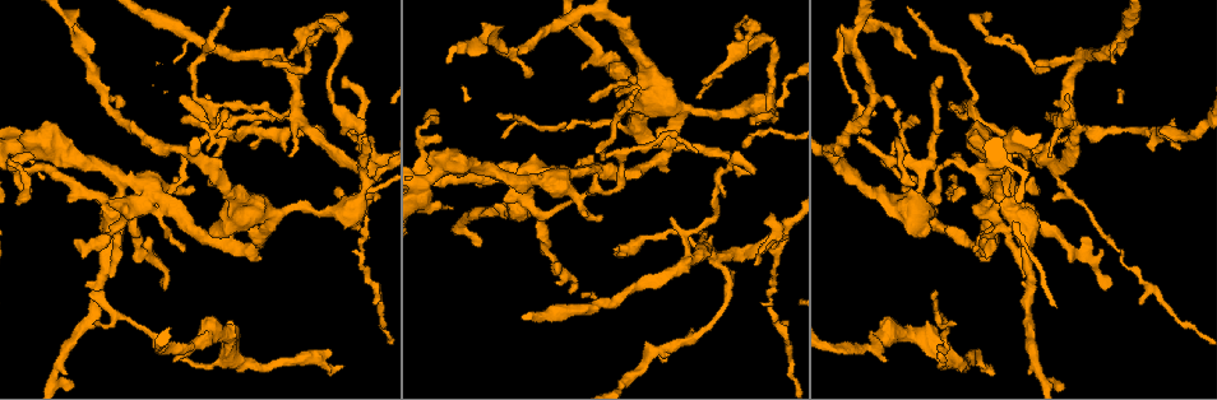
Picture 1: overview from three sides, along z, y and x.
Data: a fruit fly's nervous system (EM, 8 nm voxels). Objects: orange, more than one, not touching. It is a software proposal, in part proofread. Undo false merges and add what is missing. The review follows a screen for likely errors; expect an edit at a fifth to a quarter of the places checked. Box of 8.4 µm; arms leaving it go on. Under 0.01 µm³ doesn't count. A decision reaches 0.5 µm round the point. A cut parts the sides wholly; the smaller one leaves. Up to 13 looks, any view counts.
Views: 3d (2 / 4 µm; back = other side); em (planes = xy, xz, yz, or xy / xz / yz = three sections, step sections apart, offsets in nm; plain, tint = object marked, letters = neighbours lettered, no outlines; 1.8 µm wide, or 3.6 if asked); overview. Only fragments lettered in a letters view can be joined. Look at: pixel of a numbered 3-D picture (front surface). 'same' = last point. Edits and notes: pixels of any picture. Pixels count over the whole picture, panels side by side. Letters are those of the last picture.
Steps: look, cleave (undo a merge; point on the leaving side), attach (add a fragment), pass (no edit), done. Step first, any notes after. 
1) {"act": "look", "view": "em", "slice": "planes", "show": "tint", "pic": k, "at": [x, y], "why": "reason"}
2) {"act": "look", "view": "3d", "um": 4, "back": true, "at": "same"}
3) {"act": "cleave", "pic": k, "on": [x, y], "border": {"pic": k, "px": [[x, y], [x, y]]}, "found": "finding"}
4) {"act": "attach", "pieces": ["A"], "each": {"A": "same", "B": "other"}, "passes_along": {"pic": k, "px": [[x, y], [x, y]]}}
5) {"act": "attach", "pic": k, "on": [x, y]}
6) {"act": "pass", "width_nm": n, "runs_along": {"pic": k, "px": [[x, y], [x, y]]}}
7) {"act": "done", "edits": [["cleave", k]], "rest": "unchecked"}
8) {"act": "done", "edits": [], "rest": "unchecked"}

{"act": "look", "view": "3d", "um": 4, "pic": 1, "at": [994, 240], "why": "branch stops here"}

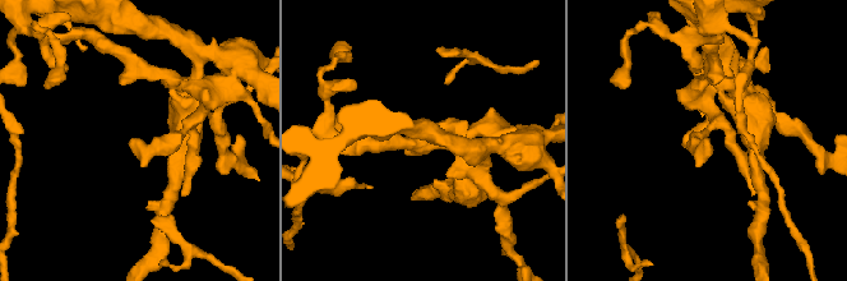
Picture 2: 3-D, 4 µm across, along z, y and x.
{"act": "look", "view": "em", "um": 3.6, "slice": "yz", "step": 16, "show": "letters", "pic": 2, "at": [708, 139], "why": "need the tissue"}

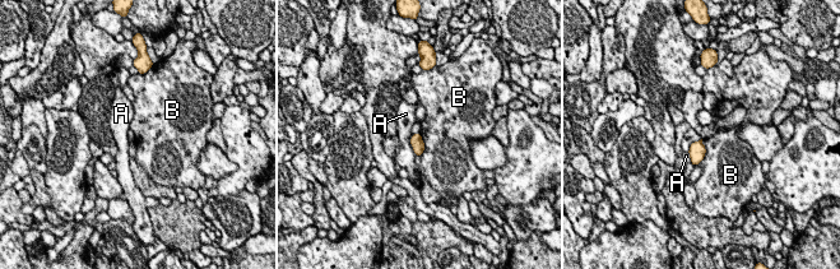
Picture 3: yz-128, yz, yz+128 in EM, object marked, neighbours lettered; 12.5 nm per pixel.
{"act": "look", "view": "em", "um": 3.6, "slice": "planes", "show": "letters", "at": "same"}

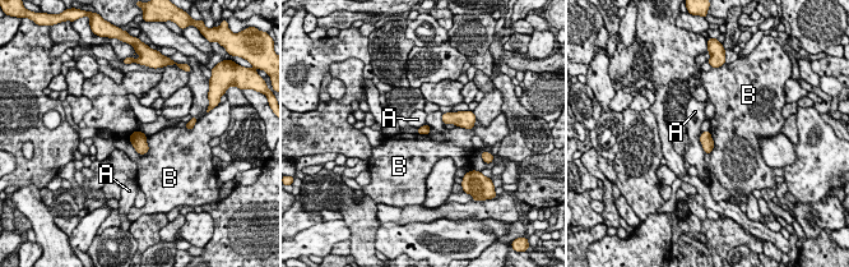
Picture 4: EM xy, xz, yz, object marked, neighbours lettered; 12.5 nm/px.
{"act": "pass", "each": {"A": "other", "B": "other"}, "border": {"pic": 4, "px": [[147, 137], [148, 150], [139, 155]]}, "found": "no lettered fragment goes on from it"}

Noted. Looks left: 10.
{"act": "look", "view": "em", "slice": "xy", "step": 4, "show": "tint", "pic": 1, "at": [563, 176], "why": "sharp bend"}

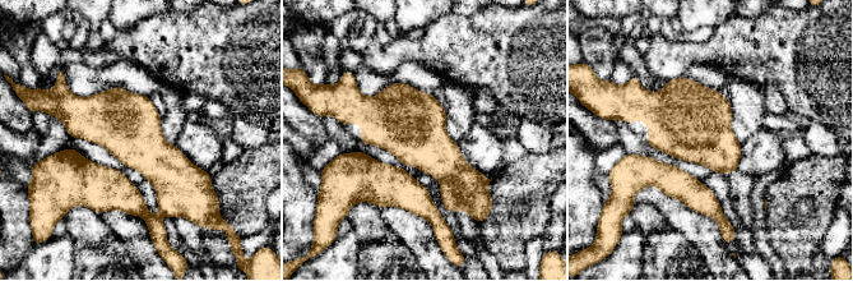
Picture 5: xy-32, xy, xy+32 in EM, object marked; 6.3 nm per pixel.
{"act": "look", "view": "em", "slice": "xz", "step": 8, "show": "letters", "at": "same", "why": "another direction"}

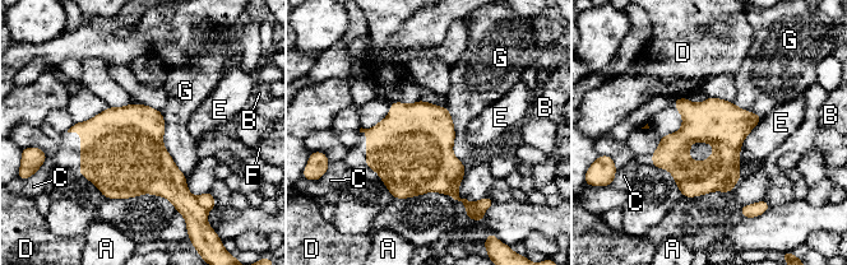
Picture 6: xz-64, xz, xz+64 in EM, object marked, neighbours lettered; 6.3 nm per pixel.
{"act": "cleave", "pic": 6, "on": [484, 204], "each": {"A": "other", "B": "other", "C": "other", "D": "other", "E": "other", "F": "other", "G": "other"}, "found": "a second neuron is stuck on"}

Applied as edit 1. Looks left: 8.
{"act": "look", "view": "overview", "why": "see it whole again"}

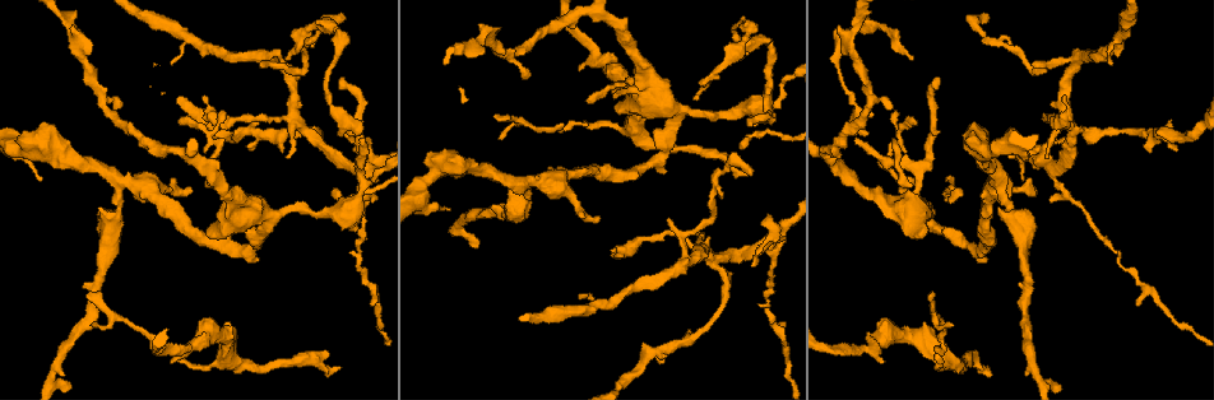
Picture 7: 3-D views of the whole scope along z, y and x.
{"act": "look", "view": "em", "slice": "planes", "show": "tint", "pic": 7, "at": [292, 121], "why": "four or more arms meet"}

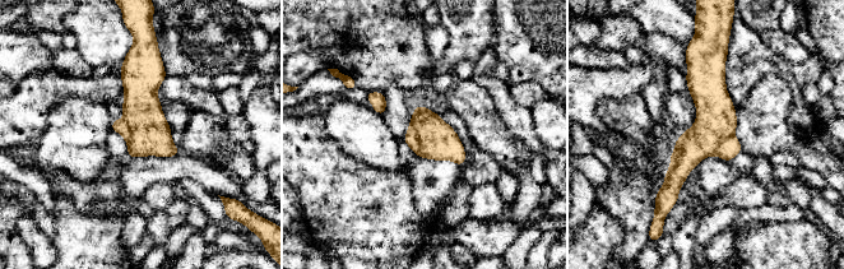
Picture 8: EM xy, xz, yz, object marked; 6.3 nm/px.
{"act": "look", "view": "em", "slice": "planes", "show": "letters", "at": "same", "why": "see the neighbours"}

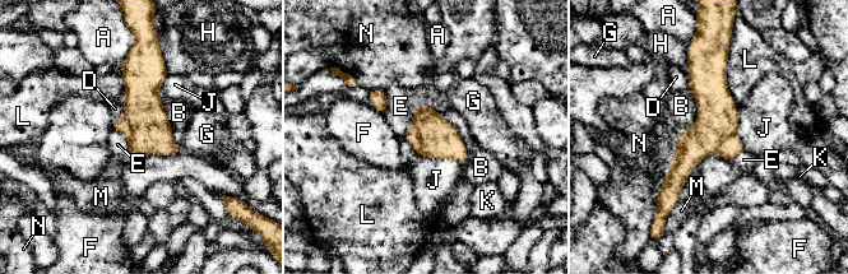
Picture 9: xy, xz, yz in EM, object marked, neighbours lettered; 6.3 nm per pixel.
{"act": "cleave", "pic": 9, "on": [412, 136], "each": {"A": "other", "B": "other", "D": "other", "E": "other", "F": "other", "G": "other", "H": "other", "J": "other", "K": "other", "L": "other", "M": "other", "N": "other"}, "border": {"pic": 9, "px": [[412, 119], [421, 152], [425, 156]]}, "found": "a second neuron is stuck on"}

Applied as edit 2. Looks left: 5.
{"act": "look", "view": "3d", "um": 4, "pic": 7, "at": [769, 245], "why": "sudden change in width"}

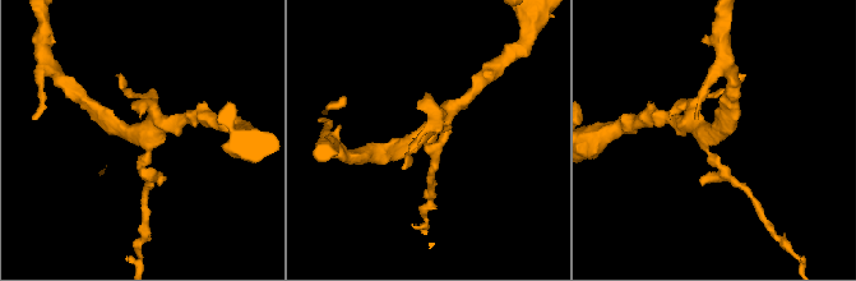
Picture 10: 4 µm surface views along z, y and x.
{"act": "look", "view": "em", "um": 3.6, "slice": "xy", "step": 8, "show": "tint", "pic": 10, "at": [142, 142], "arms": 4}

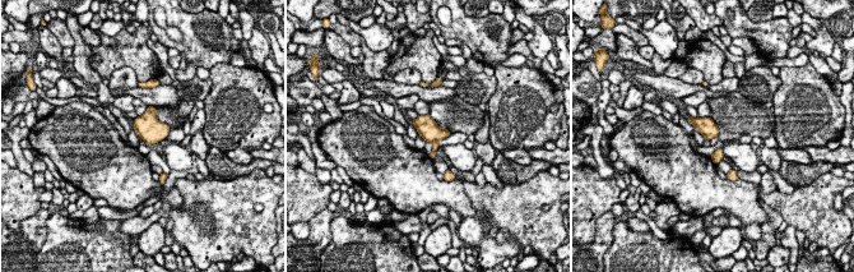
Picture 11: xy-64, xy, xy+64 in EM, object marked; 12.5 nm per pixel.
{"act": "look", "view": "em", "um": 3.6, "slice": "planes", "show": "letters", "at": "same"}

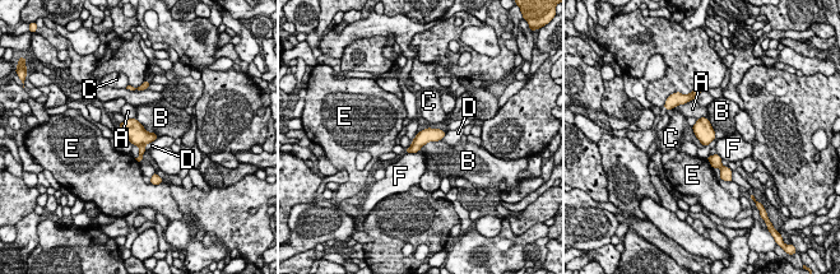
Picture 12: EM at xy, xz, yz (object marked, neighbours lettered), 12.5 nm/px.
{"act": "pass", "width_nm": 180, "each": {"A": "other", "B": "other", "C": "other", "D": "other", "E": "other", "F": "other"}, "border": {"pic": 12, "px": [[135, 119], [158, 136]]}, "found": "one neuron here"}

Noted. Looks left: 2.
{"act": "done", "edits": [["cleave", 6], ["cleave", 9]], "rest": "unchecked"}

